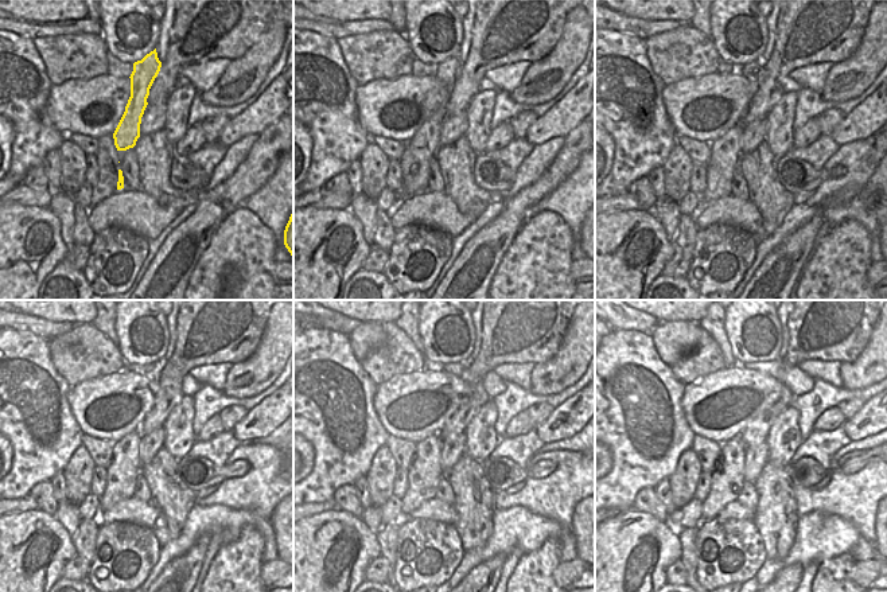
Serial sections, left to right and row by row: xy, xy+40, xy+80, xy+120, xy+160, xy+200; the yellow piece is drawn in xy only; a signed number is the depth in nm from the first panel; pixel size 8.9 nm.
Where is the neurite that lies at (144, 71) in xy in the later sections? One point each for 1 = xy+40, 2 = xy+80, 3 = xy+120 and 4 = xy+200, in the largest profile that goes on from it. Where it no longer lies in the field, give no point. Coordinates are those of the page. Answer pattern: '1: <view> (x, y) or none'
1: xy+40 (426, 141)
2: xy+80 (726, 151)
3: xy+120 (124, 467)
4: xy+200 (727, 479)

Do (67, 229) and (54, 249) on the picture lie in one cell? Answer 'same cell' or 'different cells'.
different cells

